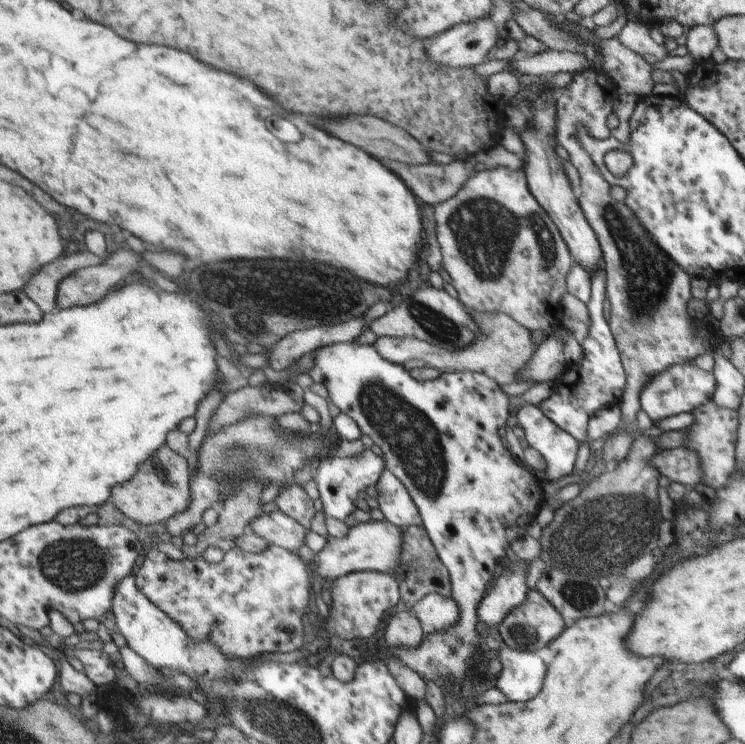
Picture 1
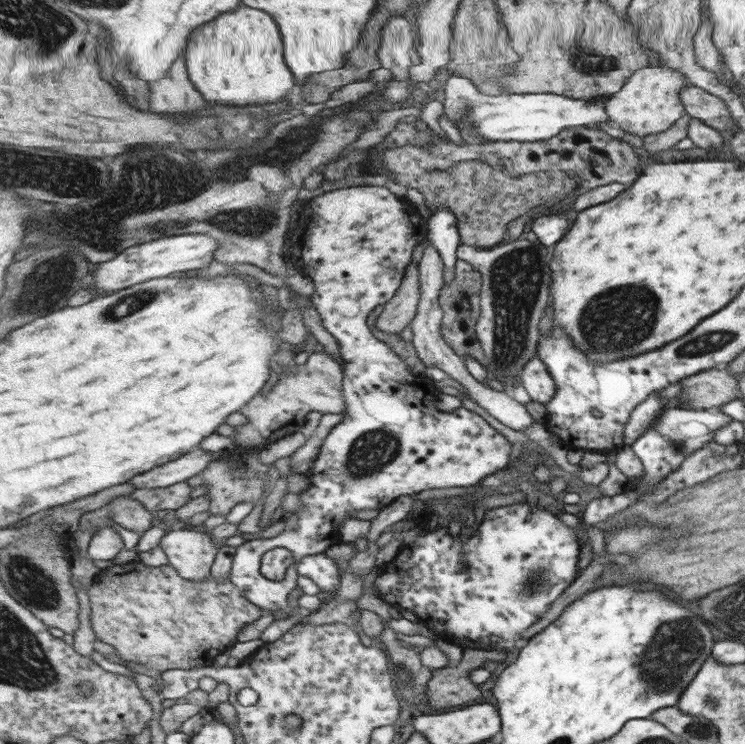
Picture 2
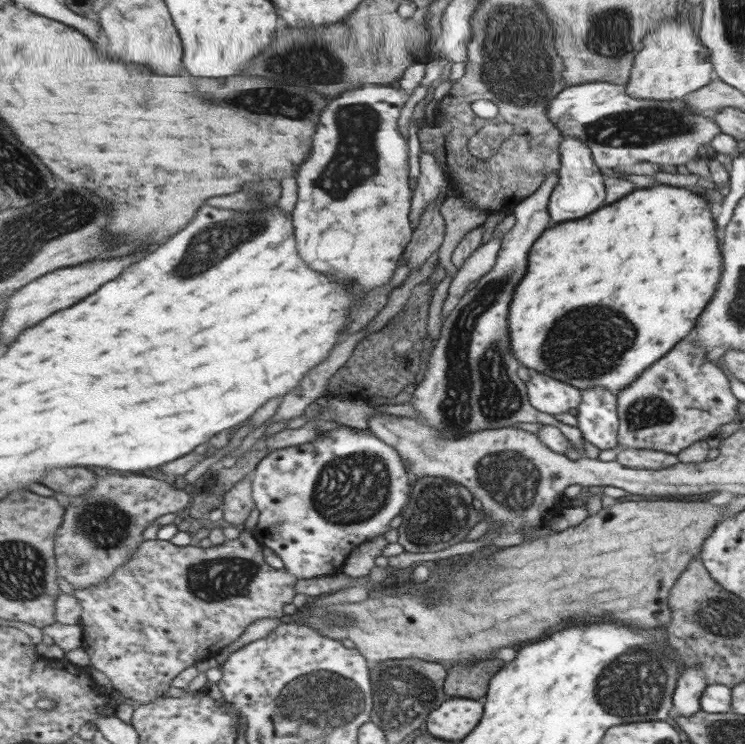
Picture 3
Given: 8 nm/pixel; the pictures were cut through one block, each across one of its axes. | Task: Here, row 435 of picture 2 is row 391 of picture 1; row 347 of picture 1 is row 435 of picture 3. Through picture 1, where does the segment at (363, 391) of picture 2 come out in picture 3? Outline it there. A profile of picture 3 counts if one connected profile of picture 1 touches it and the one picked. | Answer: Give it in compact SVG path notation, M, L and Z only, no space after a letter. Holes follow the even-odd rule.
M342 427L329 431L316 442L308 442L303 445L286 447L277 451L272 451L254 472L254 494L257 508L262 512L259 523L254 530L254 534L263 543L263 546L270 547L278 553L286 562L286 571L296 574L296 578L313 579L324 576L340 575L344 570L345 560L348 555L359 545L376 538L384 537L384 534L390 530L390 522L401 514L400 510L408 503L408 474L406 474L406 464L400 458L400 455L390 444L384 444L379 437L374 436L369 428L350 428Z

